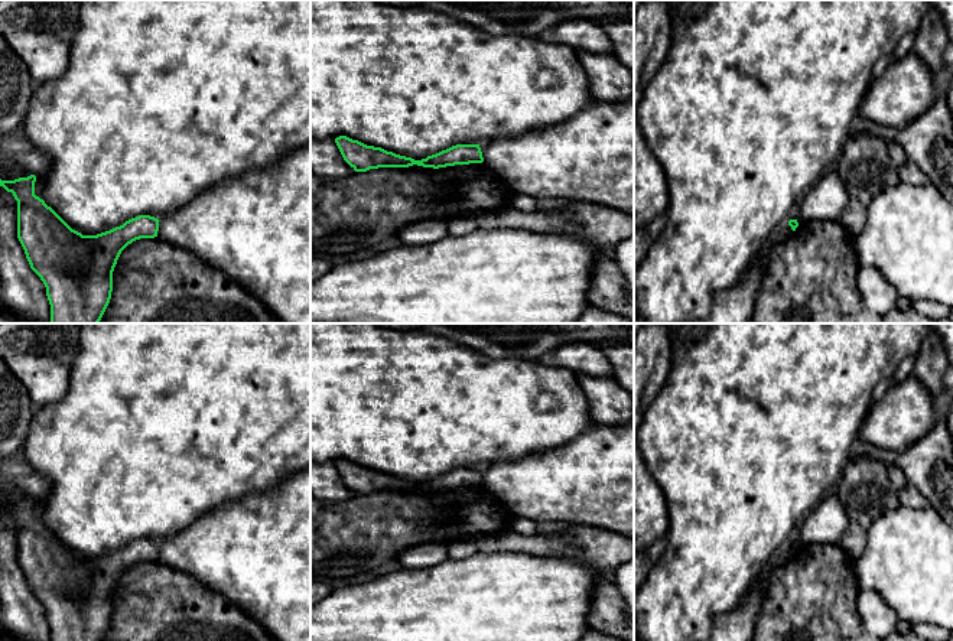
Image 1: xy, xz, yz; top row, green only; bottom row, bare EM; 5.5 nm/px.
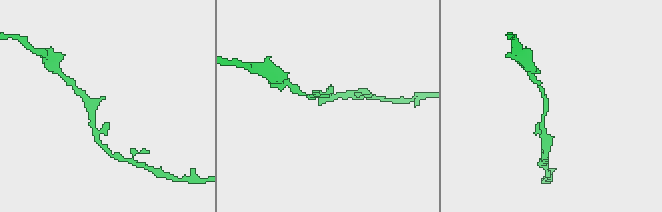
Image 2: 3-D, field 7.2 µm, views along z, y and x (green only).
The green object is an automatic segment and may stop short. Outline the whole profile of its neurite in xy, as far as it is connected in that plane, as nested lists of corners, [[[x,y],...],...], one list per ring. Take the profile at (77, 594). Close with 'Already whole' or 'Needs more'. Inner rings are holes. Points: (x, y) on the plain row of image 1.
[[[36,500],[1,504],[17,524],[17,562],[30,592],[46,611],[51,641],[103,641],[121,575],[136,563],[155,562],[159,543],[139,538],[97,559],[72,553],[35,518]]]. Already whole

